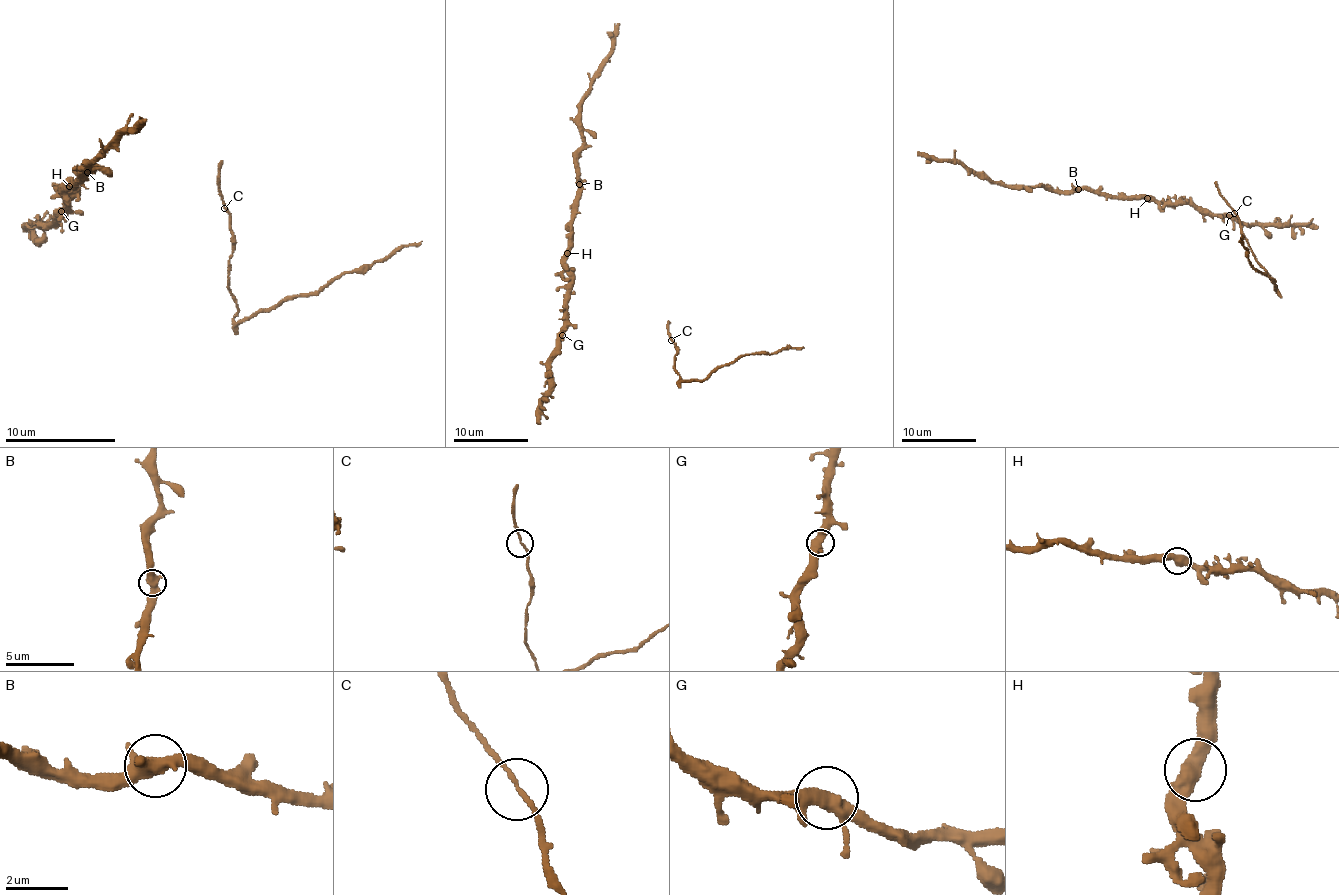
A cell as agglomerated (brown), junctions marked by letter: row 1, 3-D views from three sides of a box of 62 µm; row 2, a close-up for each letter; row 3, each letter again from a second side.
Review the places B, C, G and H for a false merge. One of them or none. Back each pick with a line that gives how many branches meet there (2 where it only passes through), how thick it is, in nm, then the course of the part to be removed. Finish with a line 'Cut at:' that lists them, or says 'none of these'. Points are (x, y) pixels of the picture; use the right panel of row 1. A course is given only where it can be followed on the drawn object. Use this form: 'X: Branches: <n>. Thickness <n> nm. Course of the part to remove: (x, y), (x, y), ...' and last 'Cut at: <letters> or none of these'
Cut at: none of these

